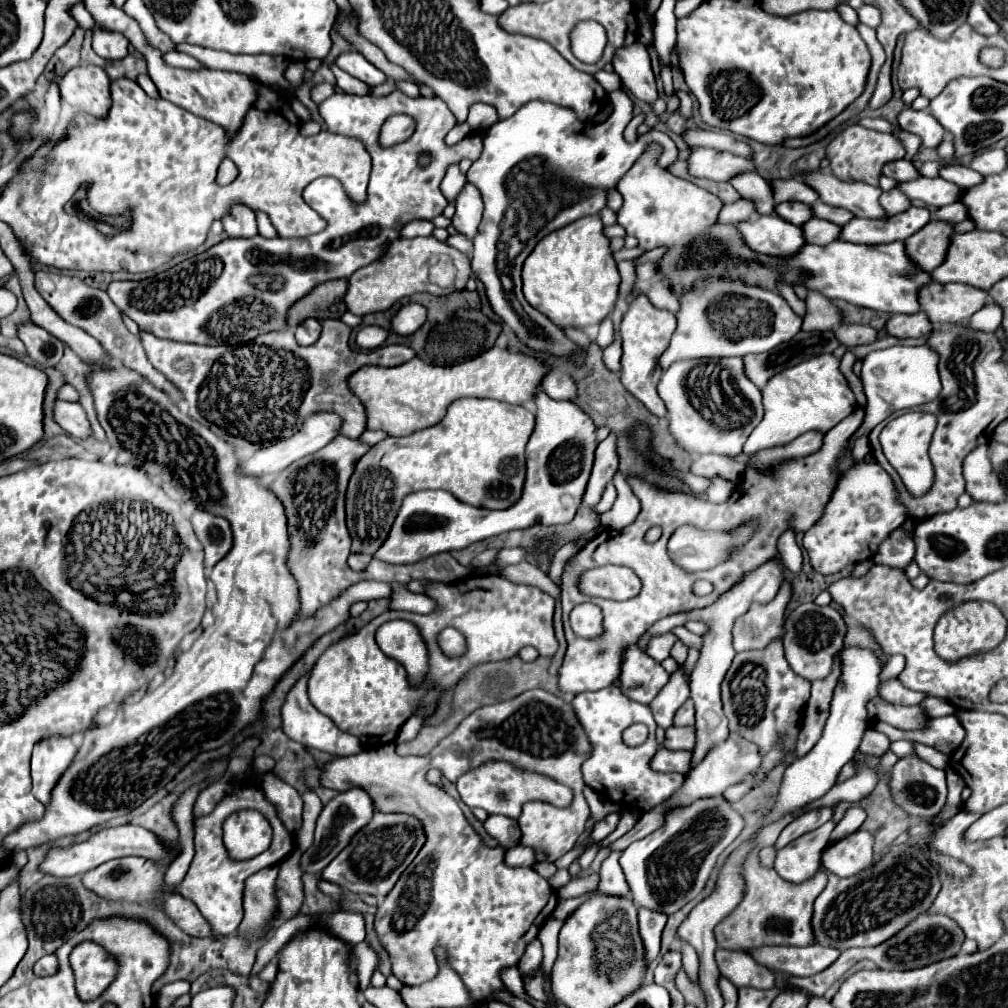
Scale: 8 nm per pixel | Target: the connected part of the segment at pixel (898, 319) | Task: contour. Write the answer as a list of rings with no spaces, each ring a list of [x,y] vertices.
[[[924,311],[916,315],[892,315],[886,323],[886,331],[894,337],[922,337],[932,333],[932,323]]]

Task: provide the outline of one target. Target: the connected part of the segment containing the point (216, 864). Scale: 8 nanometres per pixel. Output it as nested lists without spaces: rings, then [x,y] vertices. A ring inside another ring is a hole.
[[[246,783],[234,785],[234,789],[224,795],[224,801],[220,801],[220,805],[208,817],[196,819],[196,855],[194,855],[194,861],[190,863],[190,869],[184,881],[180,881],[178,887],[172,887],[172,891],[186,899],[192,899],[200,907],[202,915],[212,925],[216,935],[234,935],[244,917],[244,907],[242,907],[244,881],[264,867],[278,865],[292,849],[294,849],[294,835],[288,833],[288,829],[280,821],[276,807],[270,801],[264,801],[264,791],[258,785],[246,785]],[[240,809],[258,809],[264,815],[272,815],[272,829],[274,829],[272,845],[268,847],[268,851],[244,861],[232,859],[222,843],[224,819]]]

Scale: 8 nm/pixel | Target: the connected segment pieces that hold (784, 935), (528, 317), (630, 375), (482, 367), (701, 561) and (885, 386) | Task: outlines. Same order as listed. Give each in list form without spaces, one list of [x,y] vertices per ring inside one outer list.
[[[756,849],[744,863],[744,877],[746,877],[744,901],[714,929],[720,949],[752,951],[766,945],[804,947],[816,943],[812,937],[812,905],[828,883],[826,873],[816,873],[810,881],[804,881],[802,885],[788,883],[774,869],[766,869],[760,865]]]
[[[624,91],[612,93],[612,105],[614,113],[602,121],[580,121],[576,113],[568,107],[560,107],[554,103],[544,101],[530,101],[520,111],[516,111],[512,117],[504,121],[496,121],[496,125],[490,125],[486,133],[482,135],[484,151],[482,155],[472,163],[468,169],[468,181],[474,183],[482,191],[484,199],[484,219],[478,227],[478,233],[474,237],[474,253],[472,253],[472,271],[474,275],[484,283],[486,295],[490,299],[492,309],[496,315],[502,317],[502,321],[512,327],[512,331],[520,337],[522,343],[536,351],[546,351],[552,355],[570,355],[576,353],[576,343],[572,343],[558,325],[548,321],[540,311],[536,311],[522,295],[522,279],[520,271],[524,265],[524,259],[530,255],[530,251],[536,247],[536,243],[546,237],[548,233],[580,219],[586,215],[596,215],[606,207],[608,191],[616,189],[620,177],[634,165],[634,161],[644,153],[646,145],[650,141],[656,141],[663,147],[658,164],[667,168],[678,159],[678,147],[674,141],[658,129],[652,129],[644,135],[638,135],[634,143],[624,139],[624,129],[632,119],[632,101]]]
[[[638,295],[622,323],[620,323],[620,337],[622,337],[622,385],[636,397],[640,399],[648,411],[652,411],[654,415],[658,417],[666,417],[666,405],[664,401],[658,397],[656,393],[656,385],[662,377],[662,369],[658,365],[658,359],[660,355],[666,351],[666,347],[670,345],[670,337],[676,329],[676,317],[674,313],[670,311],[664,311],[664,309],[656,309],[646,295]]]
[[[492,347],[476,359],[452,367],[428,365],[414,357],[400,367],[362,367],[350,379],[350,389],[366,405],[368,429],[382,429],[390,435],[412,435],[414,431],[436,425],[452,401],[460,397],[488,397],[514,405],[534,399],[548,367],[530,355]]]
[[[750,523],[740,527],[738,533],[728,535],[708,533],[702,529],[694,529],[692,525],[682,525],[674,531],[674,535],[668,541],[668,555],[676,565],[690,573],[704,571],[722,563],[728,557],[728,549],[748,541],[754,529],[756,525]]]
[[[894,345],[888,349],[872,351],[862,359],[862,385],[868,399],[866,417],[854,439],[878,423],[882,423],[886,417],[890,417],[894,411],[902,409],[914,409],[928,401],[934,401],[940,395],[940,375],[938,375],[938,359],[940,355],[930,349],[928,345],[922,347],[904,347]]]

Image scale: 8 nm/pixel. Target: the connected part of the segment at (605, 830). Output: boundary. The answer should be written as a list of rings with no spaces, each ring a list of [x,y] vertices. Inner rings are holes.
[[[620,811],[608,815],[604,821],[600,821],[600,823],[594,827],[594,831],[591,833],[592,839],[595,841],[602,841],[604,837],[608,837],[608,835],[616,829],[618,821],[620,821]]]

